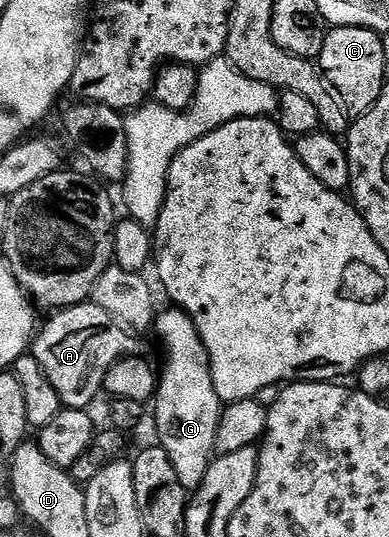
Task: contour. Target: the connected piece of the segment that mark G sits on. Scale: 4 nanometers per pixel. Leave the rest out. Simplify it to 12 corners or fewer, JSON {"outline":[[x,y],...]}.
{"outline":[[162,310],[157,435],[192,493],[223,404],[191,317]]}

